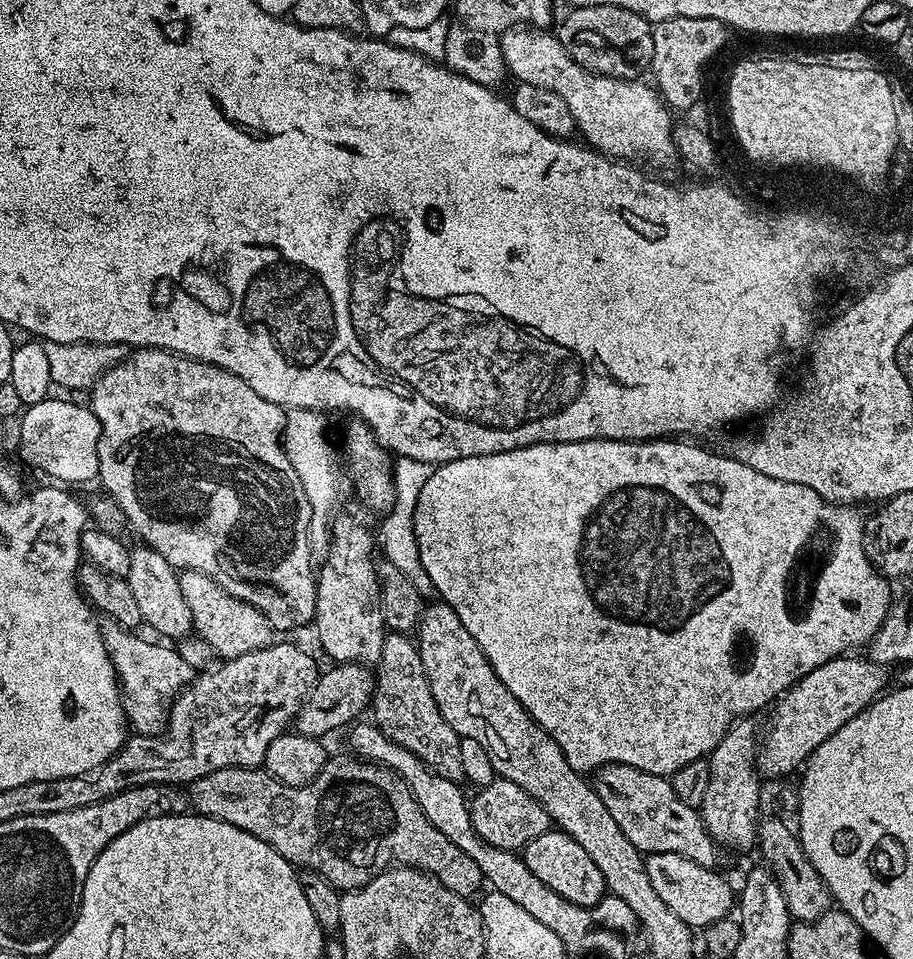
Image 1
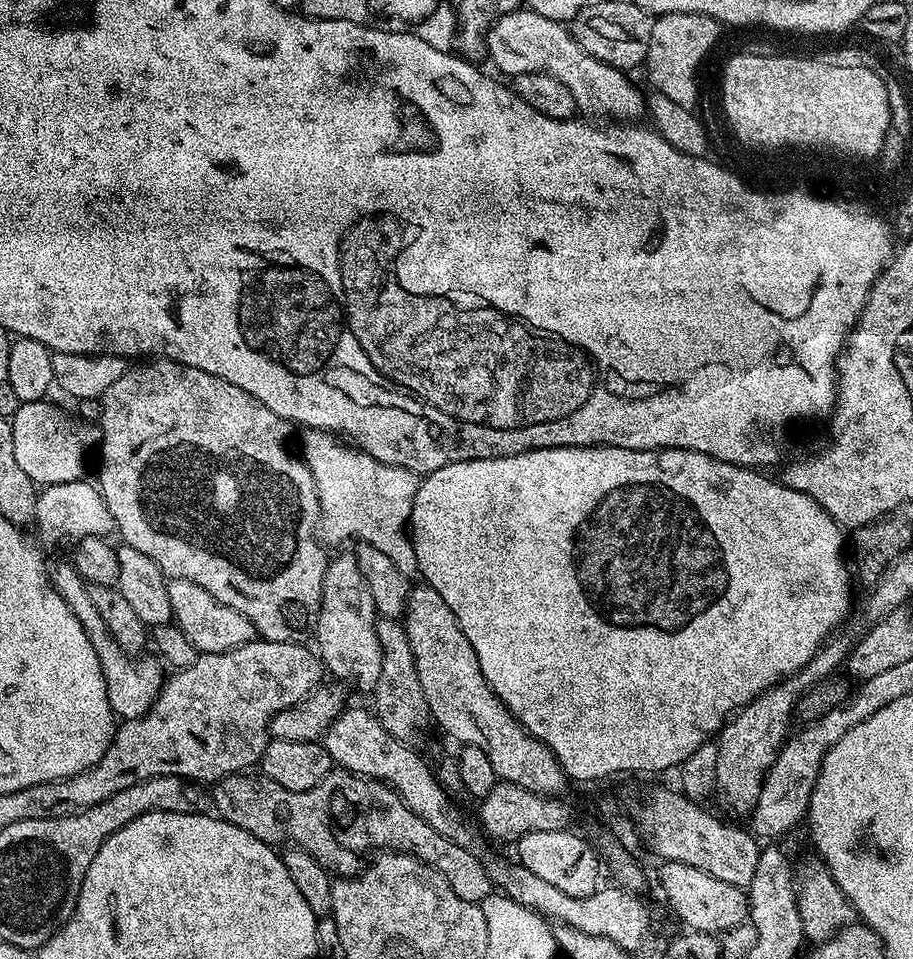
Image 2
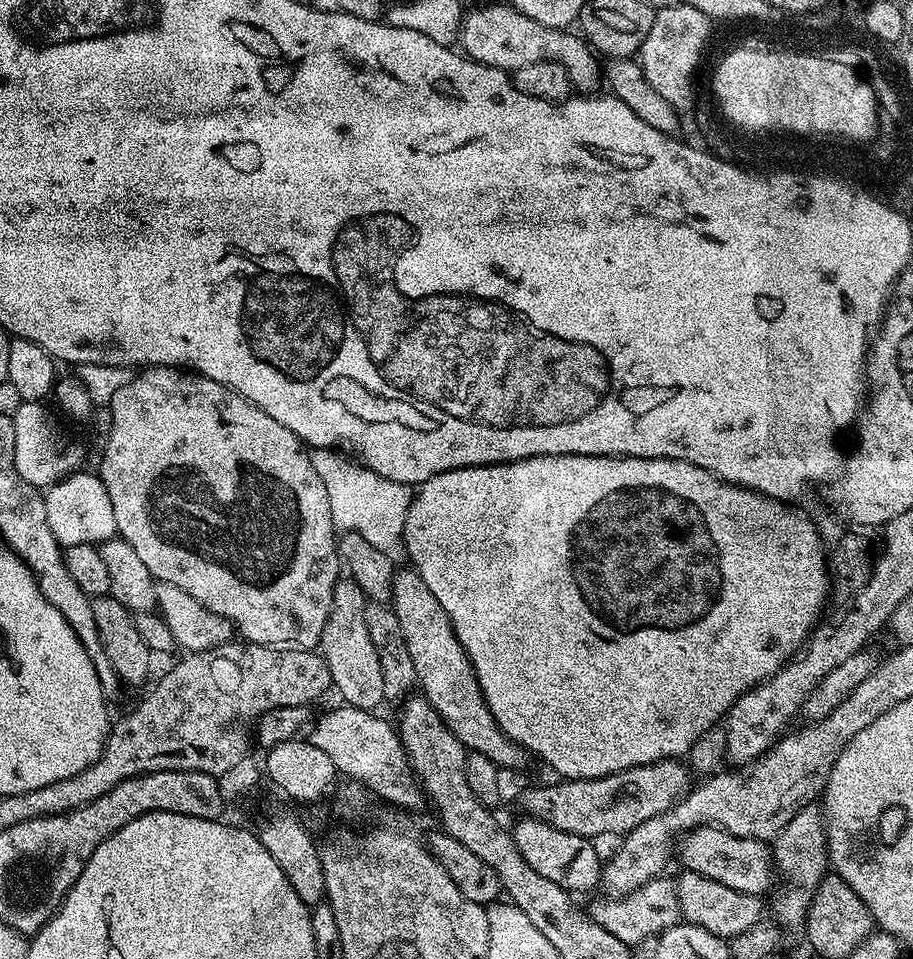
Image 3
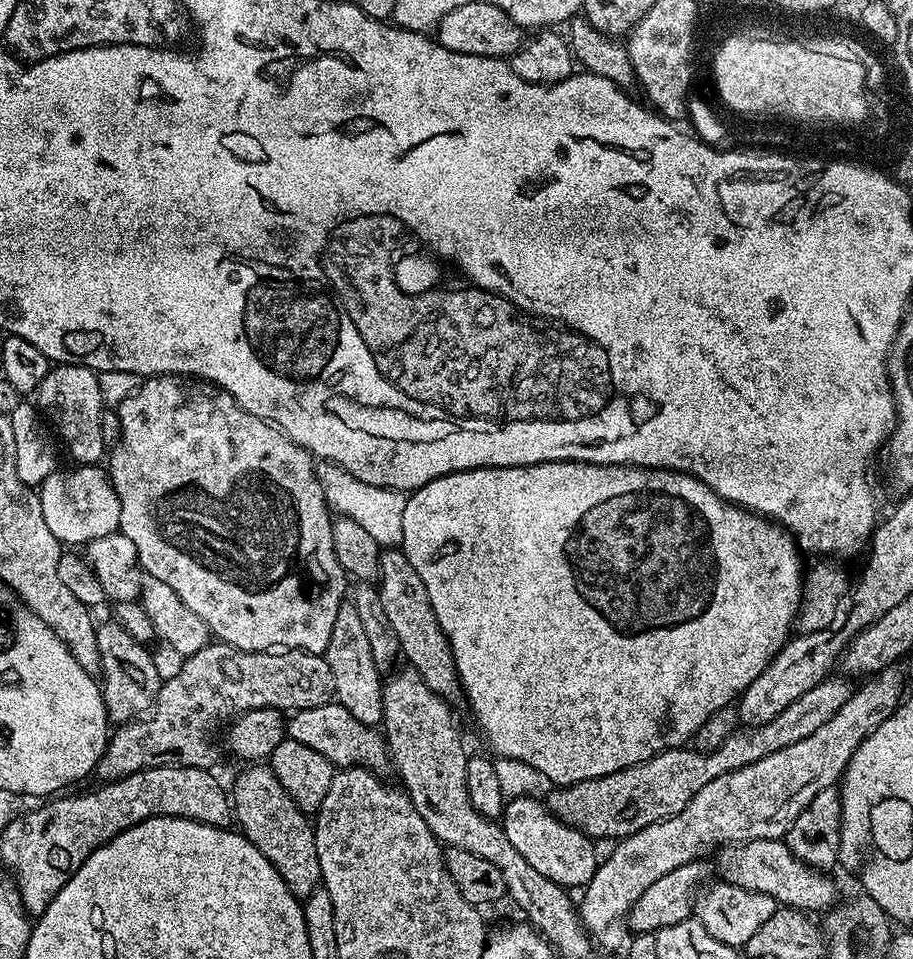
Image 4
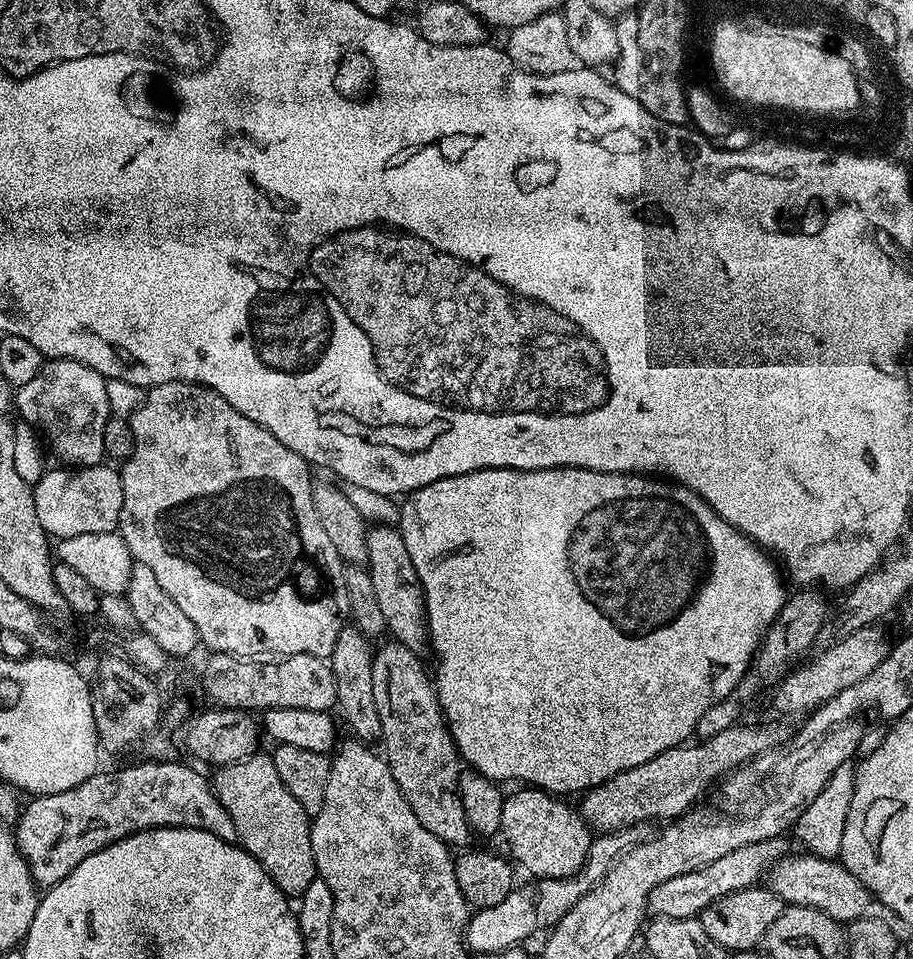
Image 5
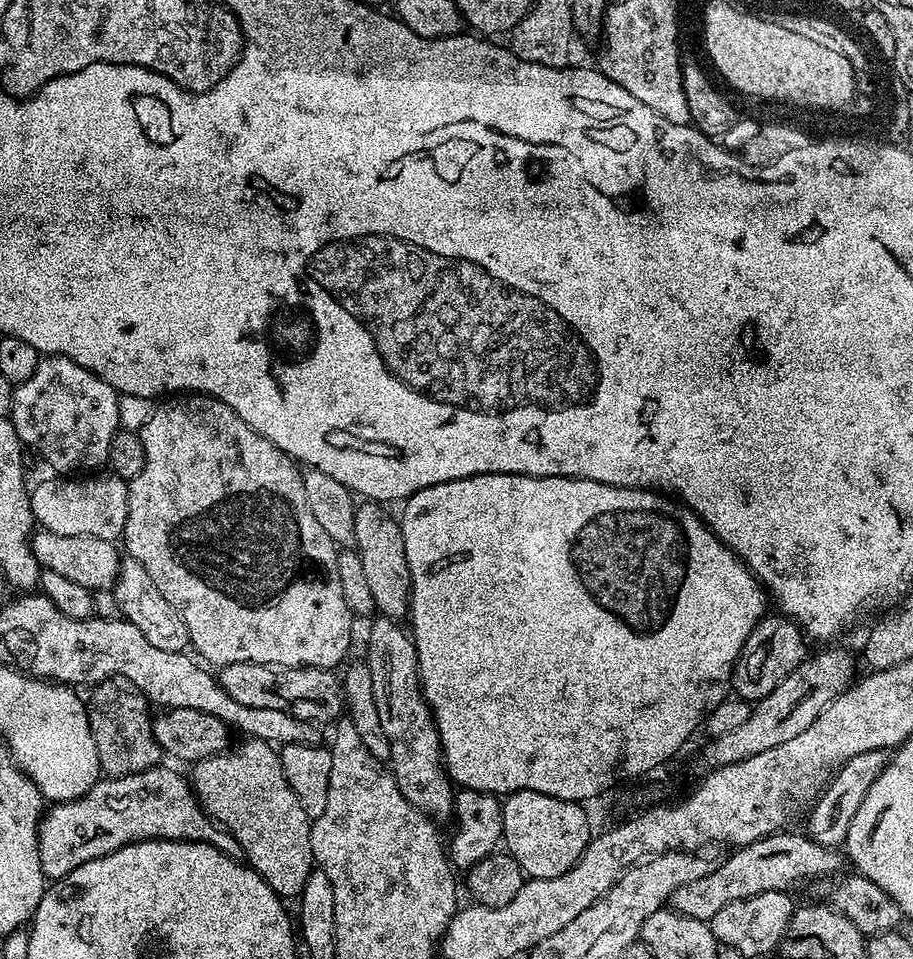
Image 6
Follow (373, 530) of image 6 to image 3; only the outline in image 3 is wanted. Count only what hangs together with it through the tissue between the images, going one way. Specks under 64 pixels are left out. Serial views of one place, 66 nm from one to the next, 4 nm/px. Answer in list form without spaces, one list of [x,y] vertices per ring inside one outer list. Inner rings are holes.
[[[405,566],[401,572],[399,569],[393,575],[390,606],[398,618],[398,626],[402,626],[402,638],[406,638],[406,650],[414,662],[414,674],[419,691],[424,699],[430,702],[430,706],[434,706],[434,710],[440,715],[442,722],[446,722],[446,726],[454,734],[454,738],[458,738],[458,742],[462,742],[468,752],[486,754],[486,758],[490,758],[490,762],[494,762],[501,770],[522,767],[527,760],[530,760],[529,753],[525,752],[519,744],[514,743],[500,729],[494,714],[490,714],[490,706],[478,686],[472,663],[468,660],[462,642],[458,642],[458,638],[454,634],[446,610],[442,610],[442,606],[438,606],[438,598],[434,598],[430,586],[426,586],[426,582],[422,582],[420,575],[411,567]]]

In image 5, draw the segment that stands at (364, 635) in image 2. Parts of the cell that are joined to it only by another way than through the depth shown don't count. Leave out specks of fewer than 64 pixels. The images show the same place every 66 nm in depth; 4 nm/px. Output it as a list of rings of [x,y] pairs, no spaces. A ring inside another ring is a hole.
[[[346,626],[342,634],[338,634],[338,642],[334,644],[330,663],[336,679],[336,708],[344,715],[345,722],[352,727],[351,735],[365,742],[376,742],[382,734],[382,718],[378,718],[378,706],[374,702],[374,648],[368,644],[371,644],[369,637],[364,636],[354,626]]]

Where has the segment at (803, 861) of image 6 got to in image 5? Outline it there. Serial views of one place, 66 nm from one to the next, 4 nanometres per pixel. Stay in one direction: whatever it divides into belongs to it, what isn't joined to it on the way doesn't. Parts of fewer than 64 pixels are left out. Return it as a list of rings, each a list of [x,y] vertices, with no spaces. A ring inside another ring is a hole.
[[[777,838],[763,840],[757,844],[747,844],[722,858],[718,862],[710,862],[710,866],[694,870],[690,874],[680,874],[678,878],[670,878],[656,886],[648,896],[648,912],[653,917],[686,918],[694,920],[712,904],[718,902],[726,894],[734,894],[740,890],[757,887],[760,880],[773,864],[777,864],[783,856],[789,855],[787,839]]]

